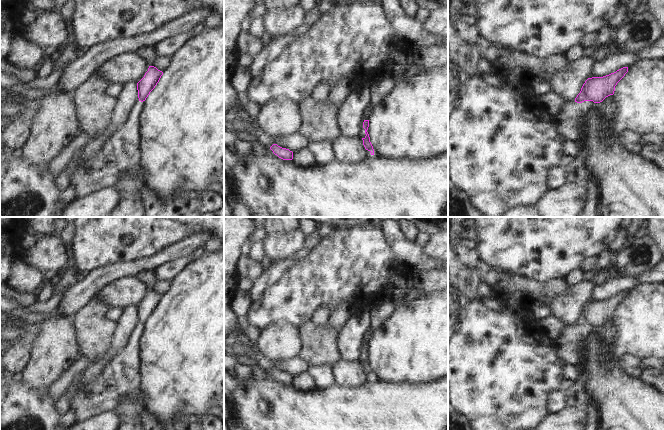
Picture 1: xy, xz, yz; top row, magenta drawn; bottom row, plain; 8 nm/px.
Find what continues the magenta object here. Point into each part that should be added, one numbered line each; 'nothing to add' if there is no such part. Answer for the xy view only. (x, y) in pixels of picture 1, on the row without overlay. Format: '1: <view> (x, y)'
1: xy (122, 379)

